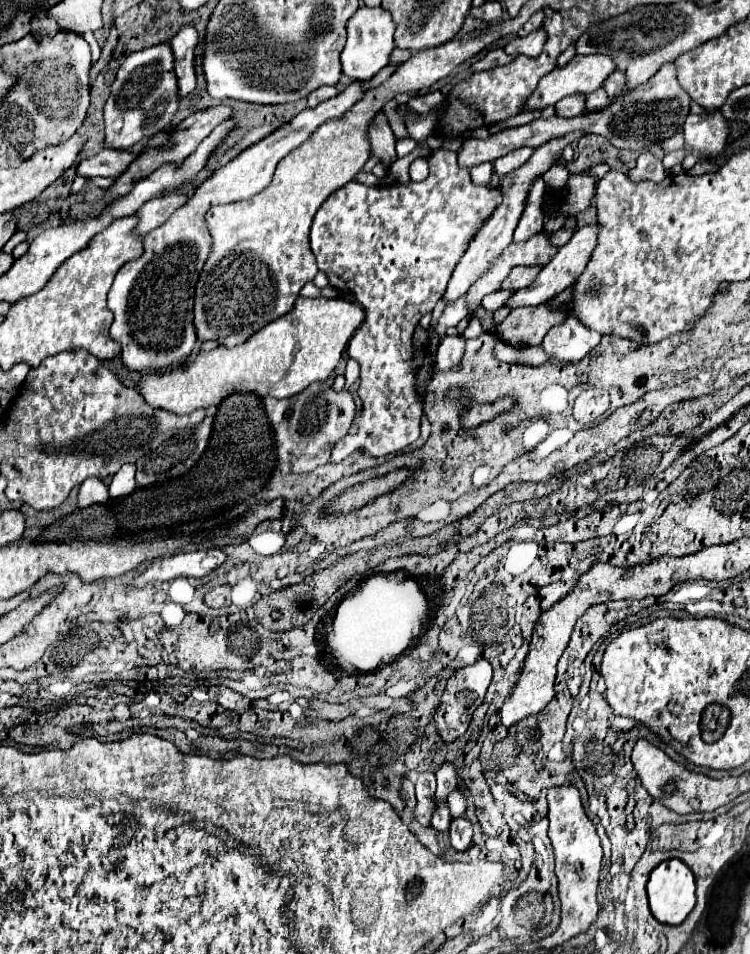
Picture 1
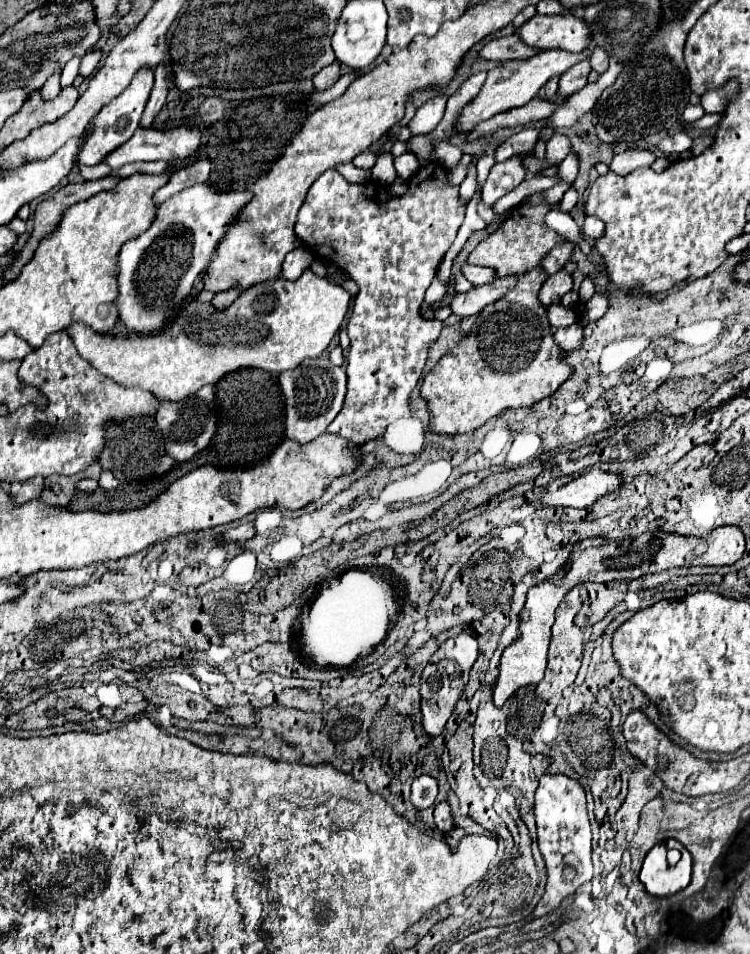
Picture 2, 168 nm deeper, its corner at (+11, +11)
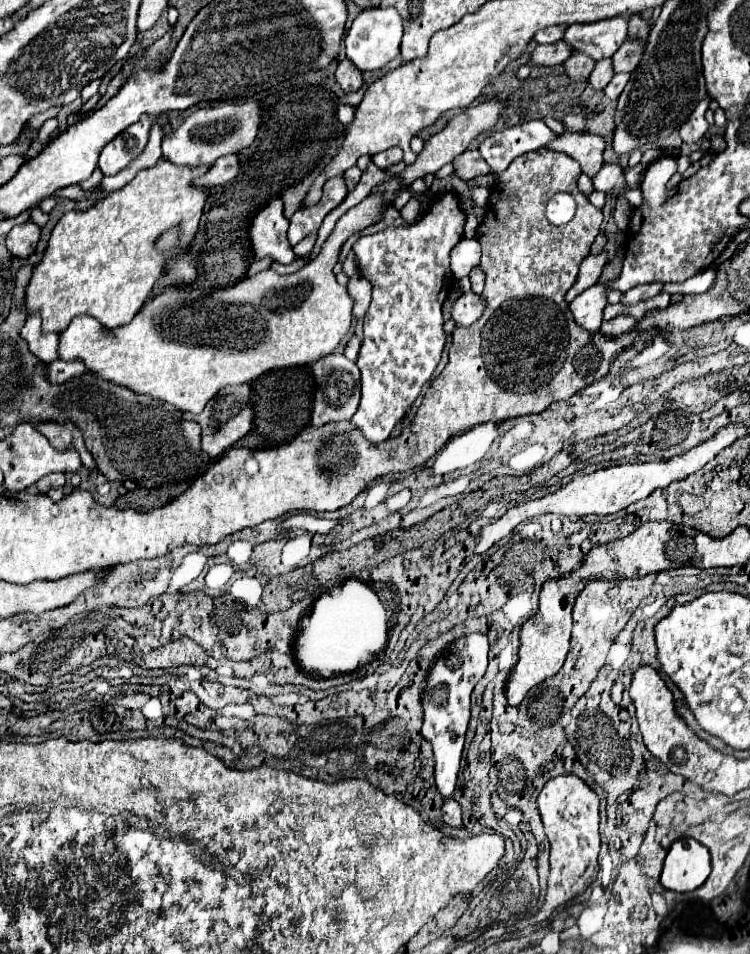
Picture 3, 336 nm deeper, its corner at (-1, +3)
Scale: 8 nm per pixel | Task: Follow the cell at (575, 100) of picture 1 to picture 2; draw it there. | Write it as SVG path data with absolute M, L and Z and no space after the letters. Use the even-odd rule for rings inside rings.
M588 60L586 62L578 62L578 66L572 66L570 70L566 70L566 74L562 74L558 90L562 94L574 94L574 92L582 90L588 84L590 70L592 70L592 66L590 66Z

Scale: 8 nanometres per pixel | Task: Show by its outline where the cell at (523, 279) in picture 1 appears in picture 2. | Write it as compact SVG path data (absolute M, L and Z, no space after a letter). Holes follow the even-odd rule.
M468 262L462 264L462 274L468 278L468 282L472 284L486 284L494 280L494 270L490 268L480 268L480 266L472 266Z

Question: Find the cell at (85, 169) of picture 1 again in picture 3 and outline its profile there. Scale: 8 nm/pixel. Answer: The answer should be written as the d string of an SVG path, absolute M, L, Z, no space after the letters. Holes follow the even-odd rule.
M248 100L244 104L226 104L218 108L202 108L194 112L186 122L166 136L162 142L162 158L176 166L212 166L220 156L240 152L254 142L258 132L258 102Z

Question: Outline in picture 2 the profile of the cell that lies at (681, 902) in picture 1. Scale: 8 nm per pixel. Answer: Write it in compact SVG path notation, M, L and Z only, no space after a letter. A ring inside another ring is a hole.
M666 840L656 844L642 866L640 882L652 896L672 896L690 884L692 874L692 856L678 840ZM670 848L678 848L682 858L676 866L670 866L666 860L666 852Z

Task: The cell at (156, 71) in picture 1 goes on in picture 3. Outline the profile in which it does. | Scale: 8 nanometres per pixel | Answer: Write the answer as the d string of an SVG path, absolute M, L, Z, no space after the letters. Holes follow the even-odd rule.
M142 116L136 124L128 126L110 144L104 146L104 150L100 154L100 162L98 162L104 176L118 174L144 150L146 142L148 142L150 126L152 126L150 118Z

